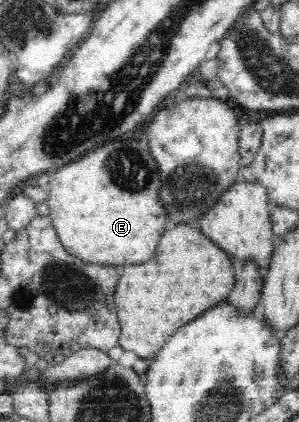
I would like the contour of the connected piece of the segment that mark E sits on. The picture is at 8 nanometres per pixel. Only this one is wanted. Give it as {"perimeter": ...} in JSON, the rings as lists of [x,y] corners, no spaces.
{"perimeter":[[[115,140],[111,144],[97,146],[83,160],[57,170],[57,174],[51,172],[47,203],[54,228],[67,252],[87,263],[107,264],[118,269],[121,269],[121,264],[143,264],[155,256],[159,238],[163,236],[169,218],[159,200],[161,174],[148,141]]]}

